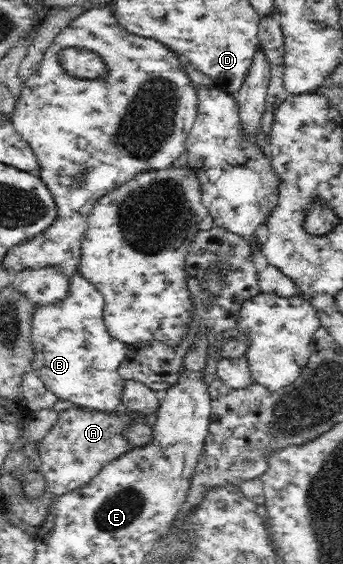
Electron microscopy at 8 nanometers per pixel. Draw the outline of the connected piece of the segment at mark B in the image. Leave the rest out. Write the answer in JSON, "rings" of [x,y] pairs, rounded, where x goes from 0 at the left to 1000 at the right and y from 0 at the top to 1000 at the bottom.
{"rings":[[[213,486],[201,489],[201,525],[178,535],[160,535],[160,539],[111,539],[102,537],[102,550],[96,553],[96,567],[90,567],[90,596],[93,612],[102,619],[105,631],[99,633],[99,649],[111,654],[105,663],[111,670],[122,674],[128,684],[137,691],[155,695],[169,707],[184,707],[192,711],[207,711],[222,720],[236,720],[239,723],[259,723],[268,727],[289,727],[294,730],[327,730],[341,727],[341,720],[353,716],[359,704],[359,688],[364,674],[347,665],[347,652],[362,637],[367,635],[370,612],[338,599],[329,599],[315,589],[306,578],[306,569],[300,564],[303,555],[303,525],[265,504],[257,496],[239,491],[236,486]]]}

